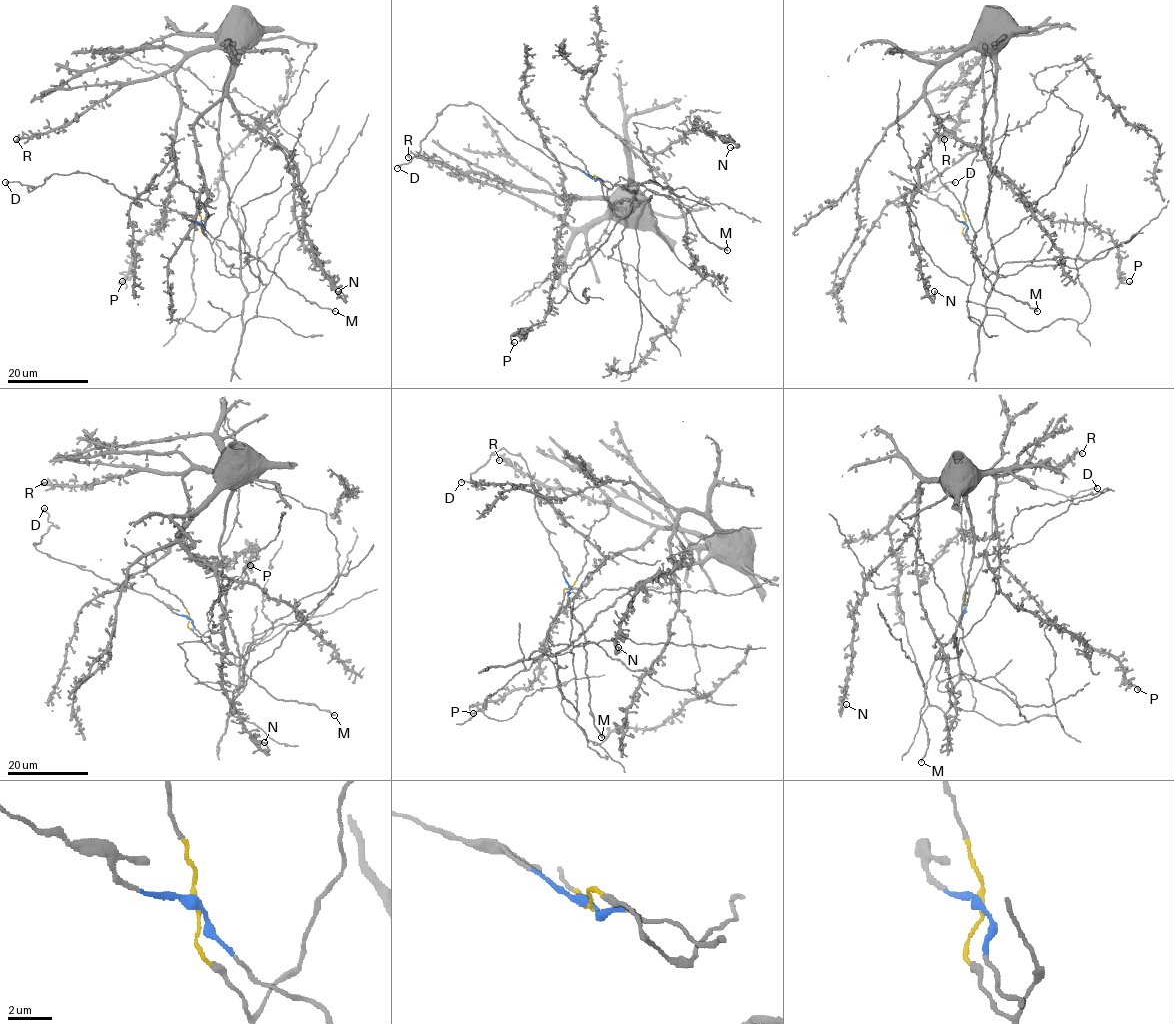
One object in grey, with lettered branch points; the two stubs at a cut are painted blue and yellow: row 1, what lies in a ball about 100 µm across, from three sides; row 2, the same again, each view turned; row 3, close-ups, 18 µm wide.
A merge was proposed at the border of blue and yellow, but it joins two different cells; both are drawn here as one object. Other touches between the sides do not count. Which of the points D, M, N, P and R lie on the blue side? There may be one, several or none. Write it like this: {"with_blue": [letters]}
{"with_blue": ["D", "M"]}

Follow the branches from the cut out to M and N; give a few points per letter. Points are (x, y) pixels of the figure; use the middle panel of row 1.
M: (593, 177), (614, 185), (642, 185), (666, 196), (684, 207), (710, 242), (727, 250)
N: (593, 179), (625, 218), (629, 200), (609, 206), (626, 201), (620, 138), (653, 153), (696, 122), (730, 147)

